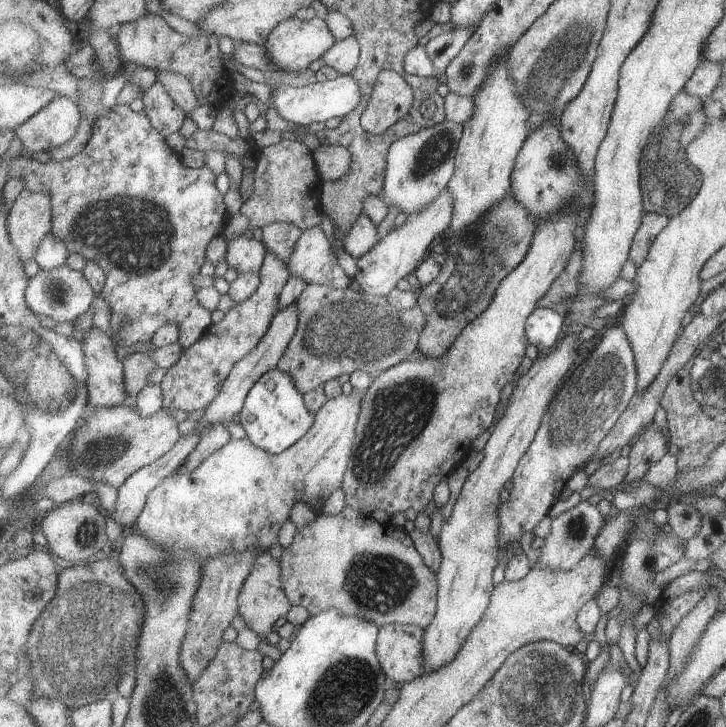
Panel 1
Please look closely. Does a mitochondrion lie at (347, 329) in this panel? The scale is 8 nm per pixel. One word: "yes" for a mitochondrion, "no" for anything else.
yes

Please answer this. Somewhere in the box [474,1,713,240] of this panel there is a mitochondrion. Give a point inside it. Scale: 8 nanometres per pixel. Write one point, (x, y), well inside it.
(553, 69)

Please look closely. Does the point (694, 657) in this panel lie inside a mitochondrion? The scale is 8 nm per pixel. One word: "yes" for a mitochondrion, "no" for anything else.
no

